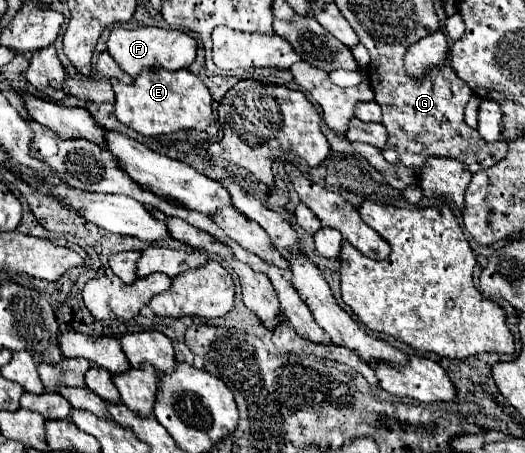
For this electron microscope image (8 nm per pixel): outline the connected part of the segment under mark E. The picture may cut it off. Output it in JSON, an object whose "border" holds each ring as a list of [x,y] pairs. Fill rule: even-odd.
{"border":[[[142,70],[134,84],[112,80],[112,88],[116,94],[116,118],[142,136],[158,136],[190,128],[210,136],[218,134],[218,121],[212,114],[212,96],[204,82],[190,70]]]}

